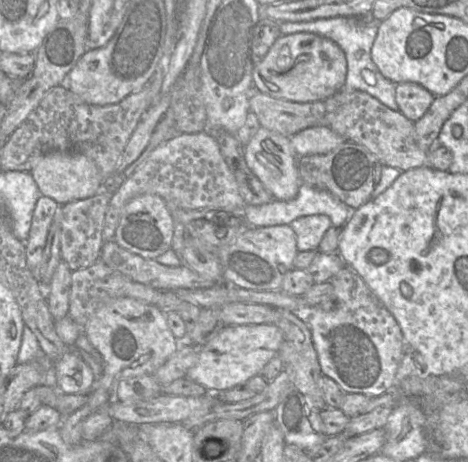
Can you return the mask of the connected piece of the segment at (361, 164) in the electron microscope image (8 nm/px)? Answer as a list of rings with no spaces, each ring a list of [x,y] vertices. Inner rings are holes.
[[[346,140],[326,154],[305,155],[298,158],[301,182],[313,188],[325,190],[339,198],[352,210],[372,198],[380,181],[383,165],[364,146]]]

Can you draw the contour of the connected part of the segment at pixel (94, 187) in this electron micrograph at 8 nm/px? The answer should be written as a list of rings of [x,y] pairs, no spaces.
[[[51,152],[40,159],[30,172],[33,176],[42,196],[52,198],[60,205],[69,202],[83,200],[96,195],[102,188],[102,177],[95,163],[79,153]]]

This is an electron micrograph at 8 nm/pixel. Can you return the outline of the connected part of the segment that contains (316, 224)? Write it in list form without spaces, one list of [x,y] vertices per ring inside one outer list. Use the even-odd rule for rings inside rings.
[[[309,215],[295,219],[290,227],[296,234],[297,250],[317,251],[325,232],[332,227],[332,222],[327,215]]]

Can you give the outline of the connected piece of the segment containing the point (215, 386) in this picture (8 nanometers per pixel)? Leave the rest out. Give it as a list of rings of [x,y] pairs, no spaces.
[[[274,324],[228,325],[204,346],[198,348],[198,361],[186,373],[186,378],[202,385],[210,393],[222,393],[251,377],[278,355],[283,341],[282,331]]]

